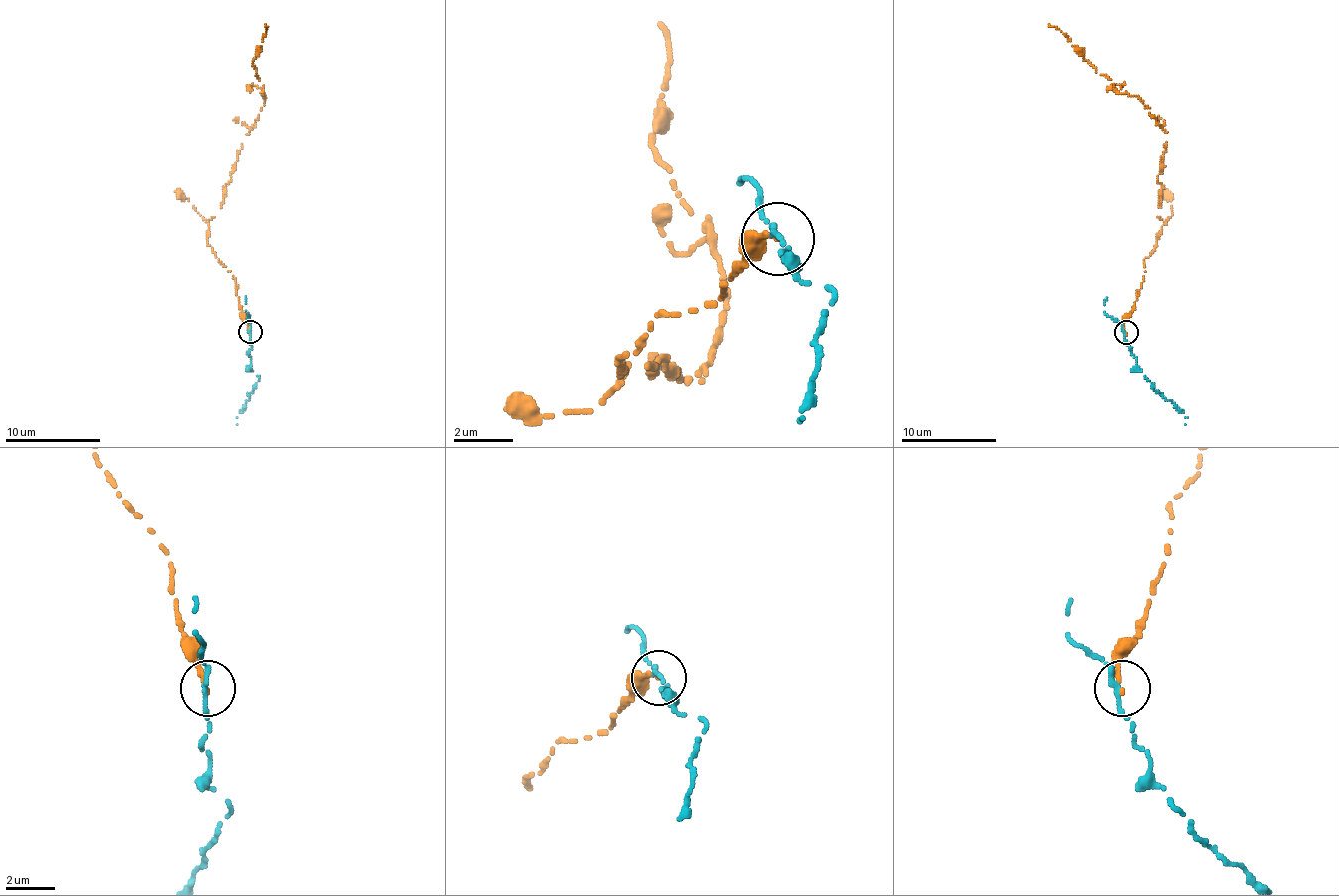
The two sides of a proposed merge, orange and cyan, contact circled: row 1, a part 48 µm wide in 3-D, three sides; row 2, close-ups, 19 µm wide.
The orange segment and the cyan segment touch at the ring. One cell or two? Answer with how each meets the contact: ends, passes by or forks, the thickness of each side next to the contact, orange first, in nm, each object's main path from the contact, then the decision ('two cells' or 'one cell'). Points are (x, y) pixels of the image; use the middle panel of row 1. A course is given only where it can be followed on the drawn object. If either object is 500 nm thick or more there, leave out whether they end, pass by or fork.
orange ends there; cyan passes by; 200 nm thick on the orange side, 200 nm on the other; orange runs (776, 240), (618, 383), (697, 384), (723, 327), (653, 147), (658, 25); cyan runs (776, 233), (780, 232), (799, 274), (832, 295), (801, 416); two cells

